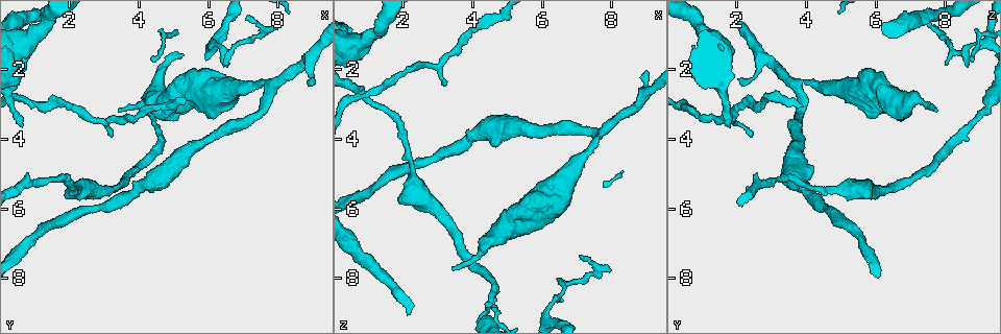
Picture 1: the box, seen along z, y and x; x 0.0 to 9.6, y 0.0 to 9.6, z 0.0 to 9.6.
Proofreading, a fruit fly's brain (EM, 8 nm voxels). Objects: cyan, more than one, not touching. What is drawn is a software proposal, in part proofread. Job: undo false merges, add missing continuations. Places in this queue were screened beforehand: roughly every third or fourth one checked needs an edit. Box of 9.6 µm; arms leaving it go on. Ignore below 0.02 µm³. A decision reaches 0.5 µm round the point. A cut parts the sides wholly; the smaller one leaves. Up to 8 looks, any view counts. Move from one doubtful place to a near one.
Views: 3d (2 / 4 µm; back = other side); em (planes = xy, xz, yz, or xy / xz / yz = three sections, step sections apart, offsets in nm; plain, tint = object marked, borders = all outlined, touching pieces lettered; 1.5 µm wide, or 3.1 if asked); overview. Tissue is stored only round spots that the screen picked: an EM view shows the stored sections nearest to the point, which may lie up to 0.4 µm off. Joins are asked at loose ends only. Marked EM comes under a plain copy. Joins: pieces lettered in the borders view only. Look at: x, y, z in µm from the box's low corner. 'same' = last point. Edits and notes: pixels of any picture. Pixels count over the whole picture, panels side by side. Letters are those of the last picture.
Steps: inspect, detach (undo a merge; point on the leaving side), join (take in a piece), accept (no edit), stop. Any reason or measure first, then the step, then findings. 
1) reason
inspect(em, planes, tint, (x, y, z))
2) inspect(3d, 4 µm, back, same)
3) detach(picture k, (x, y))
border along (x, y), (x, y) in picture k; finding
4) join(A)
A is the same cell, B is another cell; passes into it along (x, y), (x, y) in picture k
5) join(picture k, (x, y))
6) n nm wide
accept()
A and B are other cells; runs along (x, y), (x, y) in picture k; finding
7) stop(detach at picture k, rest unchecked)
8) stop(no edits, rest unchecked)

tapers out
inspect(em, planes, tint, (8.00, 0.80, 7.80))

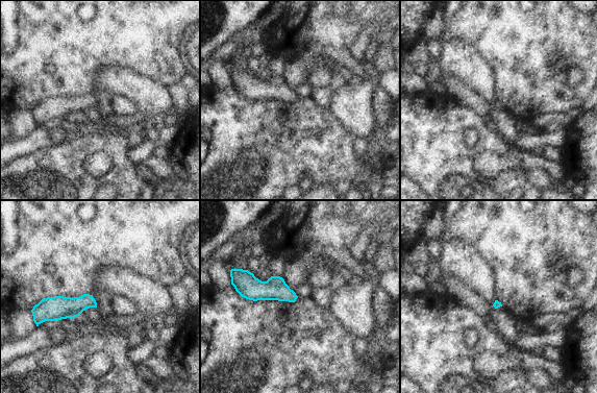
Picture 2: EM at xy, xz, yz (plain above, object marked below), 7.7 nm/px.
see the neighbours
inspect(em, planes, borders, same)

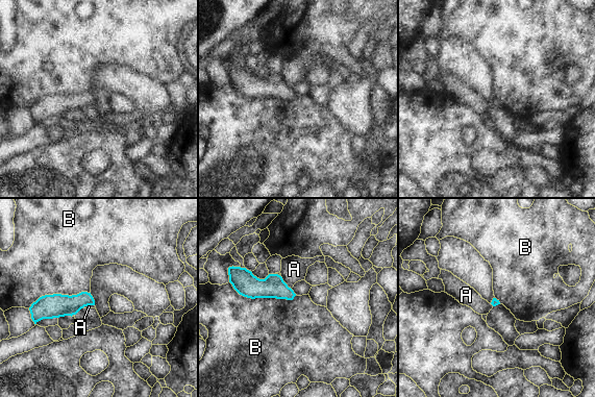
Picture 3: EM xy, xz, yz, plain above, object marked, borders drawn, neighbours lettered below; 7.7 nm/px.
accept()
A and B are other cells; no lettered piece goes on from it

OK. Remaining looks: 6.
an open end
inspect(em, xz, step 8, borders, (3.40, 3.25, 7.75))

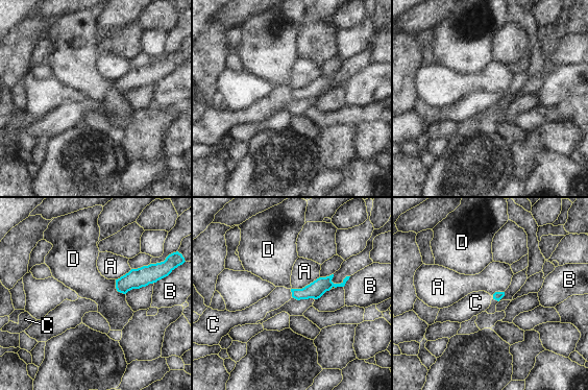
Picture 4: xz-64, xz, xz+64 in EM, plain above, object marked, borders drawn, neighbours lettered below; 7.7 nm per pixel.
cut it another way
inspect(em, planes, borders, same)

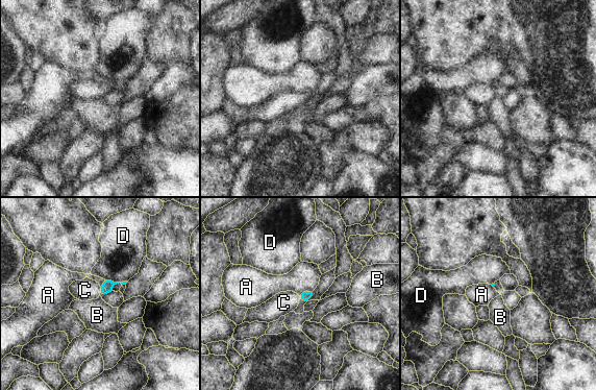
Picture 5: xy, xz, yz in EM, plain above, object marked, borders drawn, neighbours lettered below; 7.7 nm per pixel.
join(C)
C is the same cell, A, B and D are other cells; the cell continues

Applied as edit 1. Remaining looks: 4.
inspect(overview)

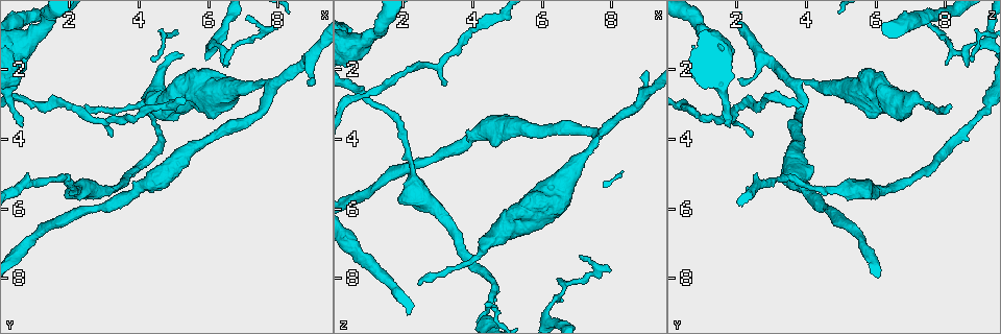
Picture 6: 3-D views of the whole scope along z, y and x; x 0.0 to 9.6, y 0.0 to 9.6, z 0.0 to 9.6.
sudden change in width
inspect(3d, 4 µm, (2.30, 5.50, 5.05))

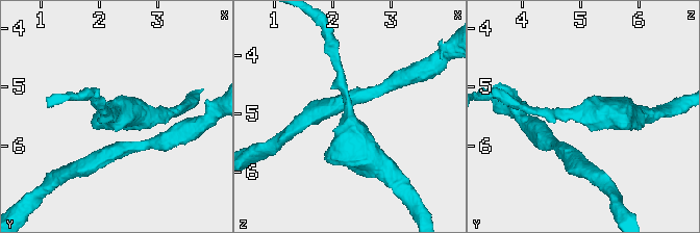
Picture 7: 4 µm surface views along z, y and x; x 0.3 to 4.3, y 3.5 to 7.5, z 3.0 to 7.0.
arms of 170, 600 nm
inspect(em, yz, step 4, tint, (2.25, 5.40, 5.05))

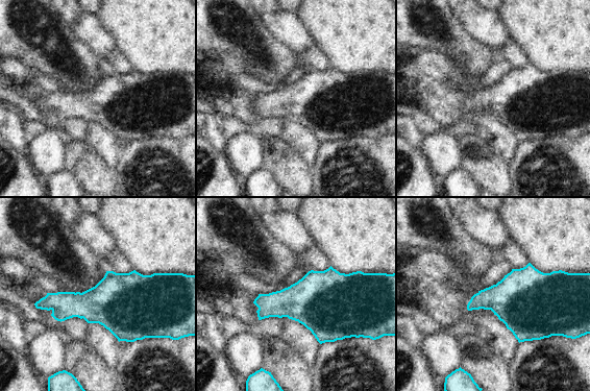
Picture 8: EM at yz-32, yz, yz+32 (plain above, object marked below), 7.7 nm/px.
inspect(em, planes, borders, same)

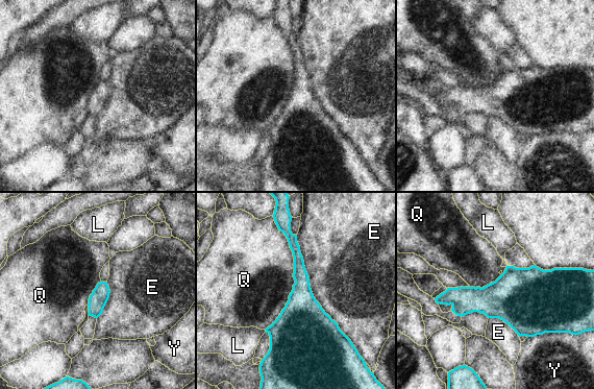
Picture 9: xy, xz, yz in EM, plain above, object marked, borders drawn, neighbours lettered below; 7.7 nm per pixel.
accept()
E, L, Q and Y are other cells; border along (279, 229), (294, 284), (265, 330) in picture 9; all the same cell

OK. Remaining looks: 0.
stop(join at picture 5, rest unchecked)

